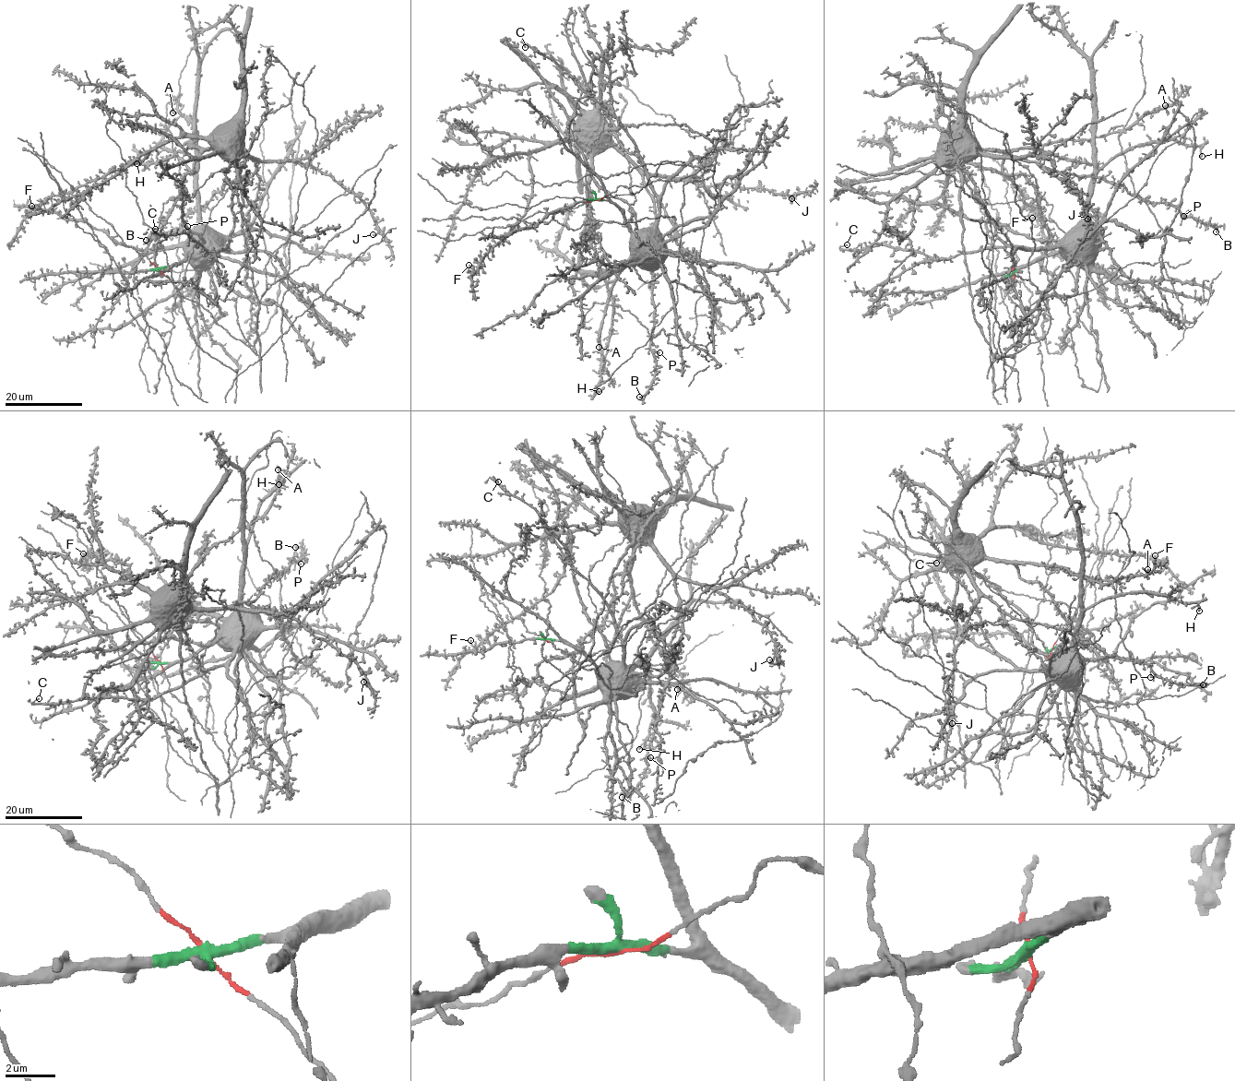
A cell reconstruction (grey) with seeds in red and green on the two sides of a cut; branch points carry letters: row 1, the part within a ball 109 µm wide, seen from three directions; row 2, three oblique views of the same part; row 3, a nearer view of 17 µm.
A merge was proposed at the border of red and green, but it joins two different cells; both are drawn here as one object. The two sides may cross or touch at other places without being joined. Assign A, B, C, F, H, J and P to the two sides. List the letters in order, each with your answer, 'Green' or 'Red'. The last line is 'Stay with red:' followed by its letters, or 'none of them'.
A: Red
B: Red
C: Green
F: Red
H: Green
J: Red
P: Red
Stay with red: A, B, F, J, P

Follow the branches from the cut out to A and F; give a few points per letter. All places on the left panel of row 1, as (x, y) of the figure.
A: (158, 268), (262, 360), (237, 164), (218, 148), (191, 148), (191, 122), (172, 112)
F: (158, 268), (262, 360), (241, 174), (207, 141), (164, 141), (133, 164), (31, 205)

